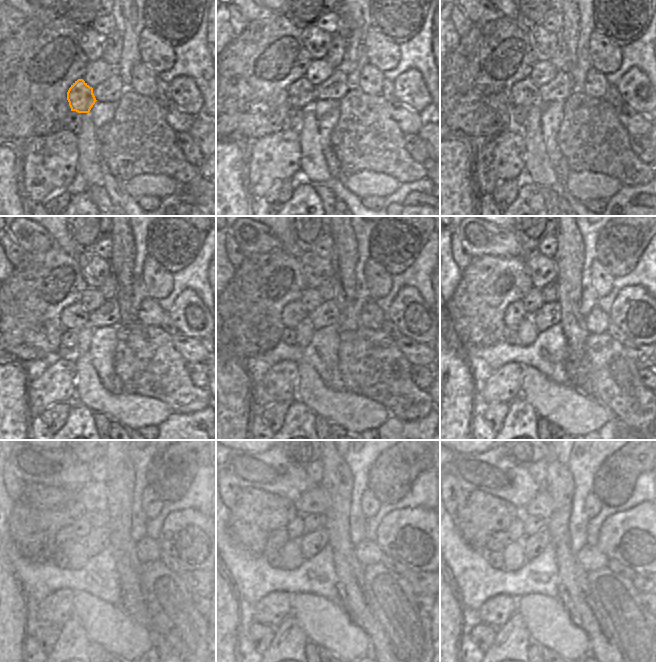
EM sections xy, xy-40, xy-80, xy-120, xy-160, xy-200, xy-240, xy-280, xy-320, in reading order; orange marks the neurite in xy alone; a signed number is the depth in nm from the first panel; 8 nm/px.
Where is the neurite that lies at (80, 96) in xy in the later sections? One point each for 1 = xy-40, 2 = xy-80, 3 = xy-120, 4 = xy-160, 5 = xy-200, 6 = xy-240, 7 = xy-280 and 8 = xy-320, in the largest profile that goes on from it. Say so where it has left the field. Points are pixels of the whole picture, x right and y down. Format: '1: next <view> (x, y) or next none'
1: next xy-40 (301, 93)
2: next xy-80 (525, 93)
3: next xy-120 (74, 317)
4: next xy-160 (293, 313)
5: next xy-200 (515, 313)
6: next xy-240 (64, 535)
7: next xy-280 (276, 540)
8: next xy-320 (498, 541)

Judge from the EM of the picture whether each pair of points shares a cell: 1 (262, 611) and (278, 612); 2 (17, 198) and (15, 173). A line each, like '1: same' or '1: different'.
1: same
2: same

